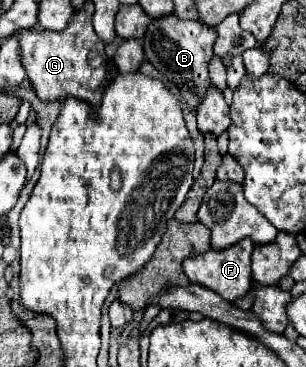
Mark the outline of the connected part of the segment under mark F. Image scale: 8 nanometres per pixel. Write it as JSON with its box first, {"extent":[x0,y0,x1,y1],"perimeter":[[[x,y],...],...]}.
{"extent":[183,239,253,301],"perimeter":[[[241,239],[239,243],[227,247],[227,249],[209,249],[203,255],[193,255],[183,261],[183,271],[189,277],[191,283],[199,283],[203,287],[213,289],[227,301],[235,301],[239,297],[245,297],[249,287],[251,287],[251,251],[253,251],[253,241],[251,239]]]}

